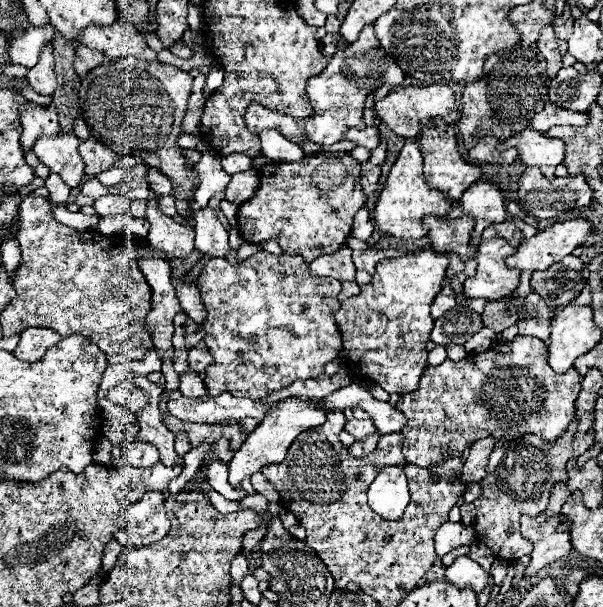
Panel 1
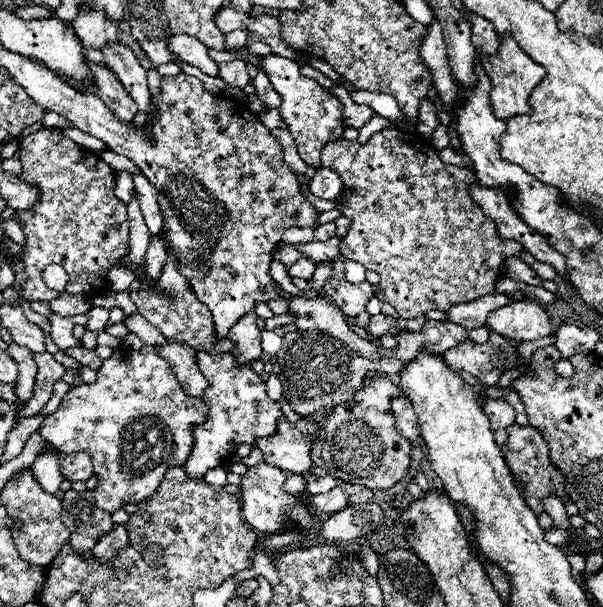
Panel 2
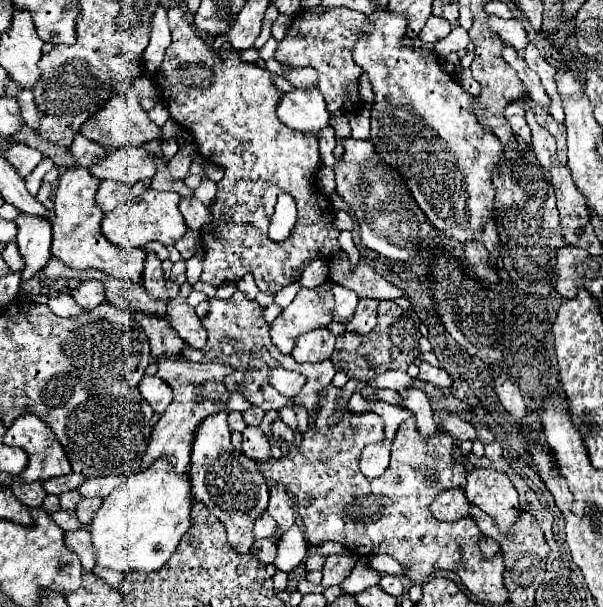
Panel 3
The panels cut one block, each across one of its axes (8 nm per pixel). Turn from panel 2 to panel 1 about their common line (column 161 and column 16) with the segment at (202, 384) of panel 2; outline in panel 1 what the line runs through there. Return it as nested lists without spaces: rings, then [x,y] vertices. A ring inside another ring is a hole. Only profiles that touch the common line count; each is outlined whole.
[[[26,328],[22,334],[20,334],[20,342],[14,350],[14,356],[18,356],[20,360],[28,360],[28,362],[34,362],[34,360],[40,360],[46,350],[56,344],[62,336],[58,332],[52,332],[50,328]]]

